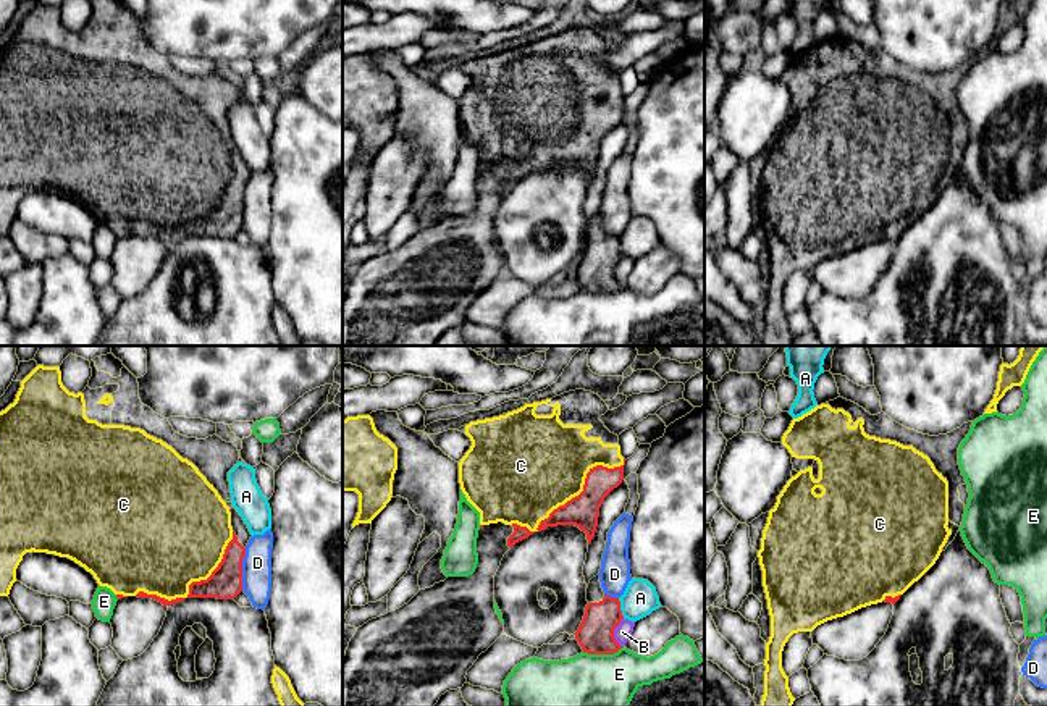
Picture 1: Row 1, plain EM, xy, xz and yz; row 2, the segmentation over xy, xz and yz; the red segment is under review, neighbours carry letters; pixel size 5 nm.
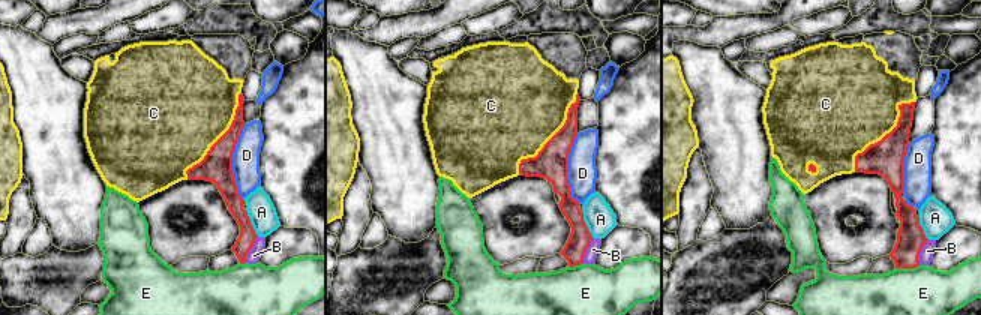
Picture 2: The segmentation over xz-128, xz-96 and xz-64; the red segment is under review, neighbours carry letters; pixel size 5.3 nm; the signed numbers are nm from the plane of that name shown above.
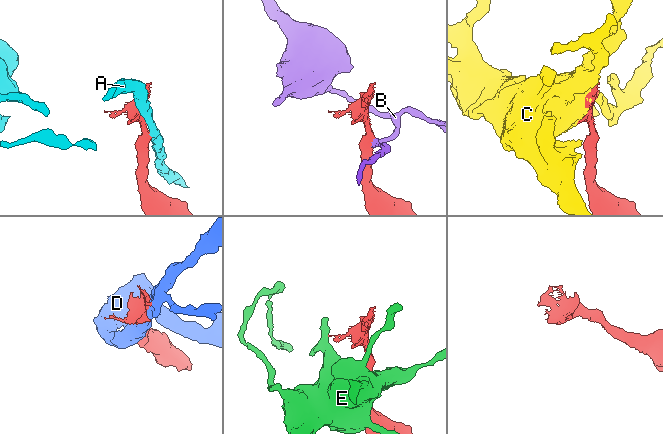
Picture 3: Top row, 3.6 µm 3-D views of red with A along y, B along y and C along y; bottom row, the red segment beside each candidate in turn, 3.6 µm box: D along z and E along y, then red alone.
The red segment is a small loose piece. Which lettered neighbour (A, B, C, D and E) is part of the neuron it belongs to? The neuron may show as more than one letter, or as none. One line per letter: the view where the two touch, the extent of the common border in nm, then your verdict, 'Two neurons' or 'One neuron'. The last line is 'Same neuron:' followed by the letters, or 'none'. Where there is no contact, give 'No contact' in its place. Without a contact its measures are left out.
A: Touches red in xz. Shared border 110 nm. Two neurons
B: Touches red in xz. Shared border 150 nm. Two neurons
C: Touches red in xz. Shared border 650 nm. One neuron
D: Touches red in xy. Shared border 220 nm. Two neurons
E: Touches red in xz. Shared border 190 nm. Two neurons
Same neuron: C

